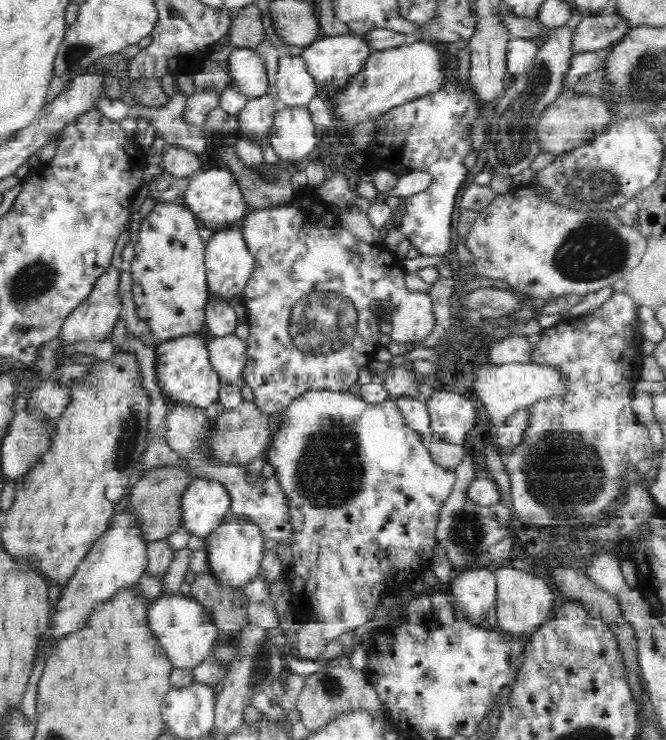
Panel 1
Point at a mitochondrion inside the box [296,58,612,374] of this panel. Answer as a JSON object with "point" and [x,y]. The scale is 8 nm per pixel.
{"point":[511,145]}

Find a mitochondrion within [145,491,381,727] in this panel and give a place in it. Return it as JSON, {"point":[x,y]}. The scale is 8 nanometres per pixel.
{"point":[261,668]}

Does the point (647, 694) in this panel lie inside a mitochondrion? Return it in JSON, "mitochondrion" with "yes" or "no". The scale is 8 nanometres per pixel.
{"mitochondrion":"no"}

